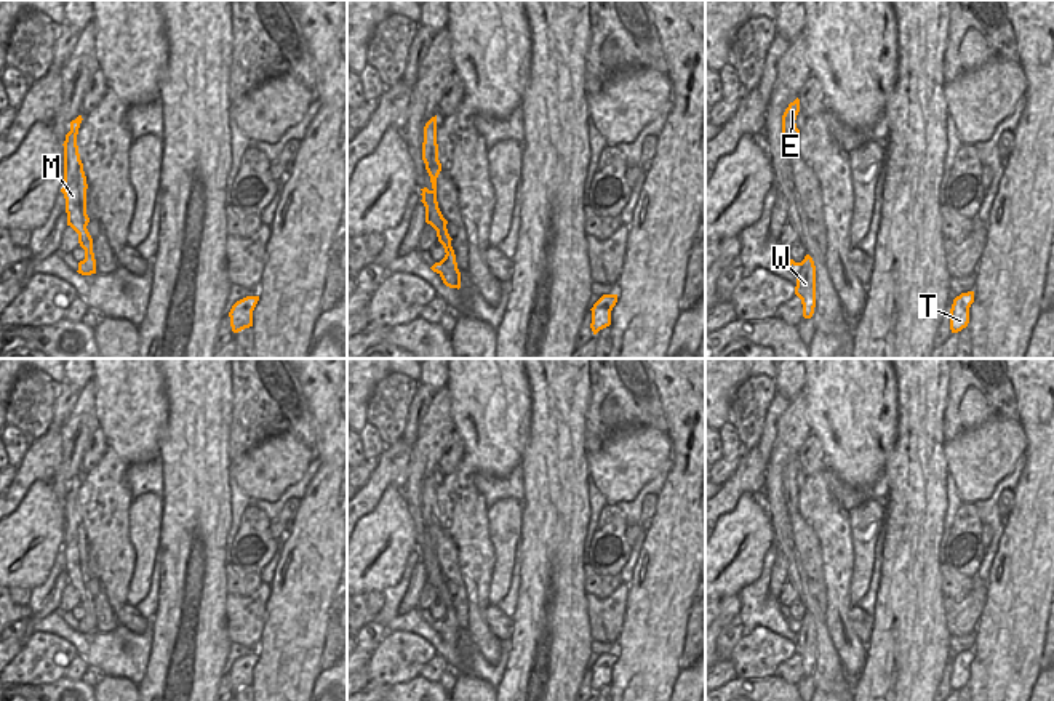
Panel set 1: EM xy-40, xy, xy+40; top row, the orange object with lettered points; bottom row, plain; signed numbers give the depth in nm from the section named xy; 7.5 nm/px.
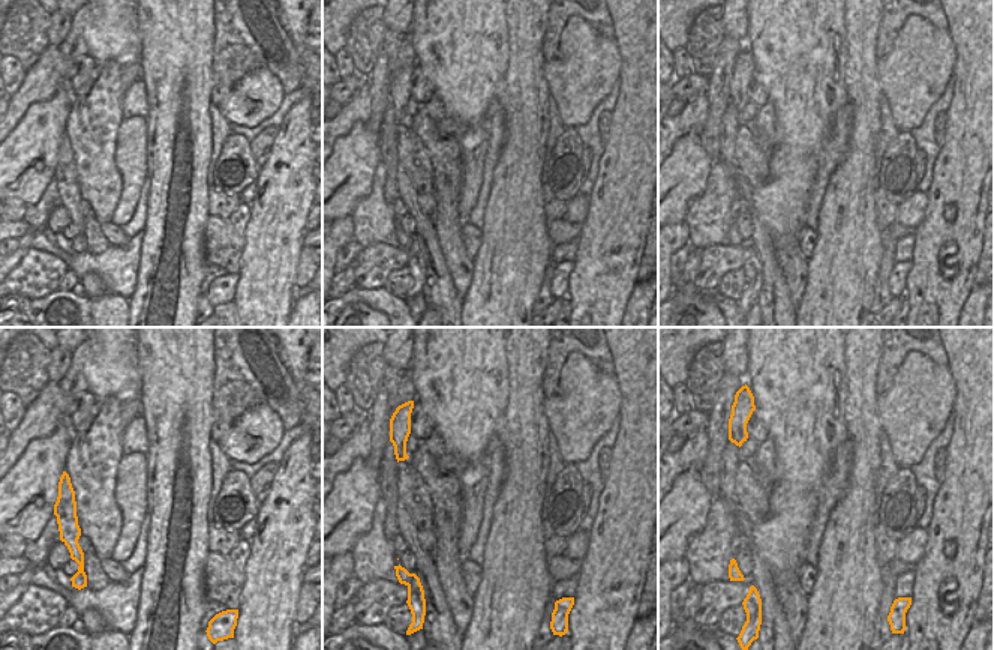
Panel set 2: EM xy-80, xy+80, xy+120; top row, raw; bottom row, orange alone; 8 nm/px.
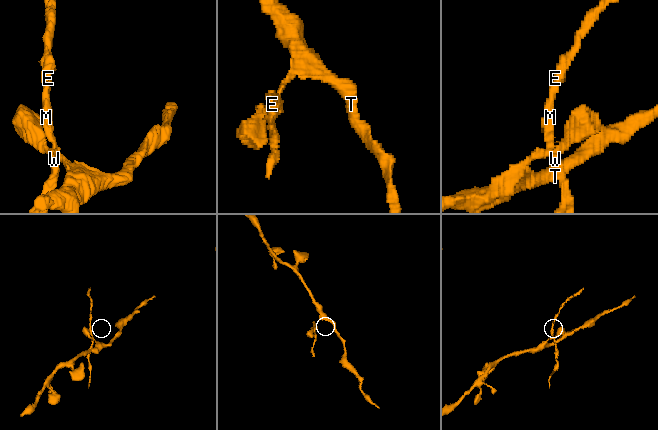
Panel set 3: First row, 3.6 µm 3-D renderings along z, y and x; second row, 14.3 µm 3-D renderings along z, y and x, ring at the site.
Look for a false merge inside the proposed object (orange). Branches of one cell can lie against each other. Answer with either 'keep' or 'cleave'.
cleave

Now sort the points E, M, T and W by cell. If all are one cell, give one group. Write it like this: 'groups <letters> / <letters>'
groups E M W / T

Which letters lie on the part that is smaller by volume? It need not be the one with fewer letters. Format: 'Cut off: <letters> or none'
Cut off: E, M, W.

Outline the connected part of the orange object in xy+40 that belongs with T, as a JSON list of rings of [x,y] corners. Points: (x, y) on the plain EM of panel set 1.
[[[974,650],[961,651],[953,658],[950,667],[950,688],[958,691],[969,682],[969,666],[974,661]]]

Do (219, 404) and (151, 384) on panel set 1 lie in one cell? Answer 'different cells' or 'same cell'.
different cells

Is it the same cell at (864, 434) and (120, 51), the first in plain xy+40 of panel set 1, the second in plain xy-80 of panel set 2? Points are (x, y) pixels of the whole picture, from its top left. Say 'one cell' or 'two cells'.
one cell

